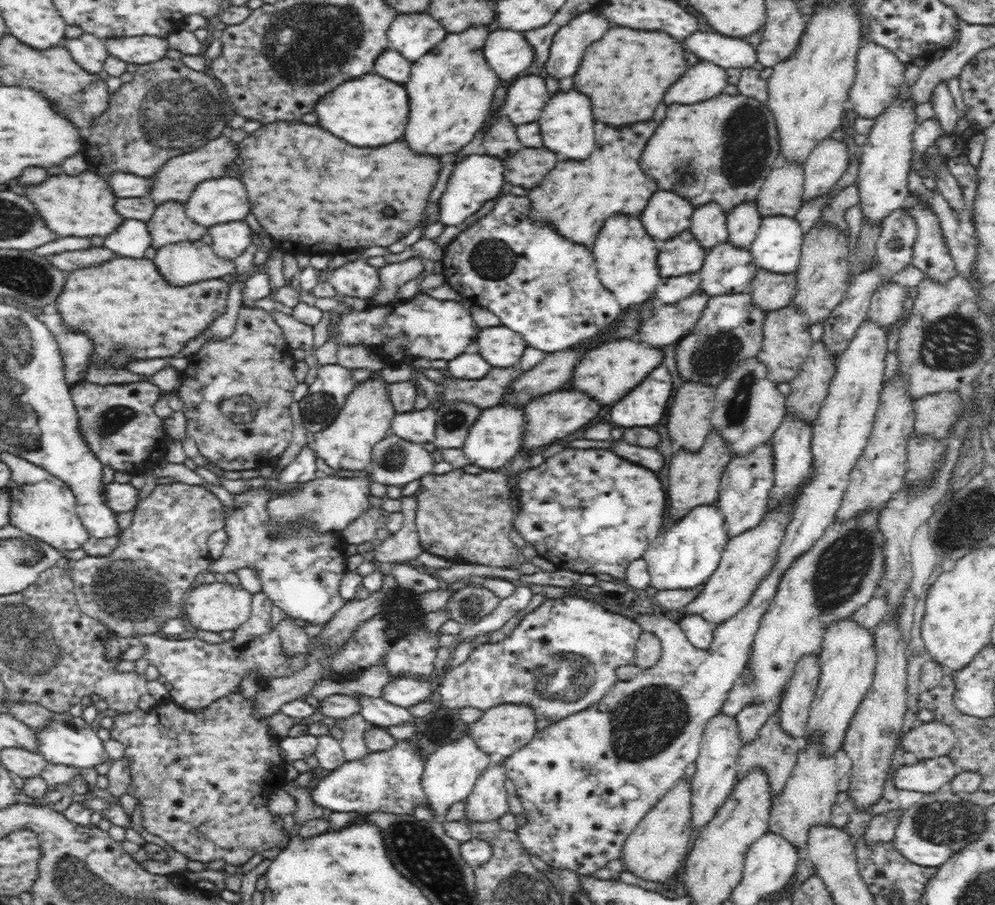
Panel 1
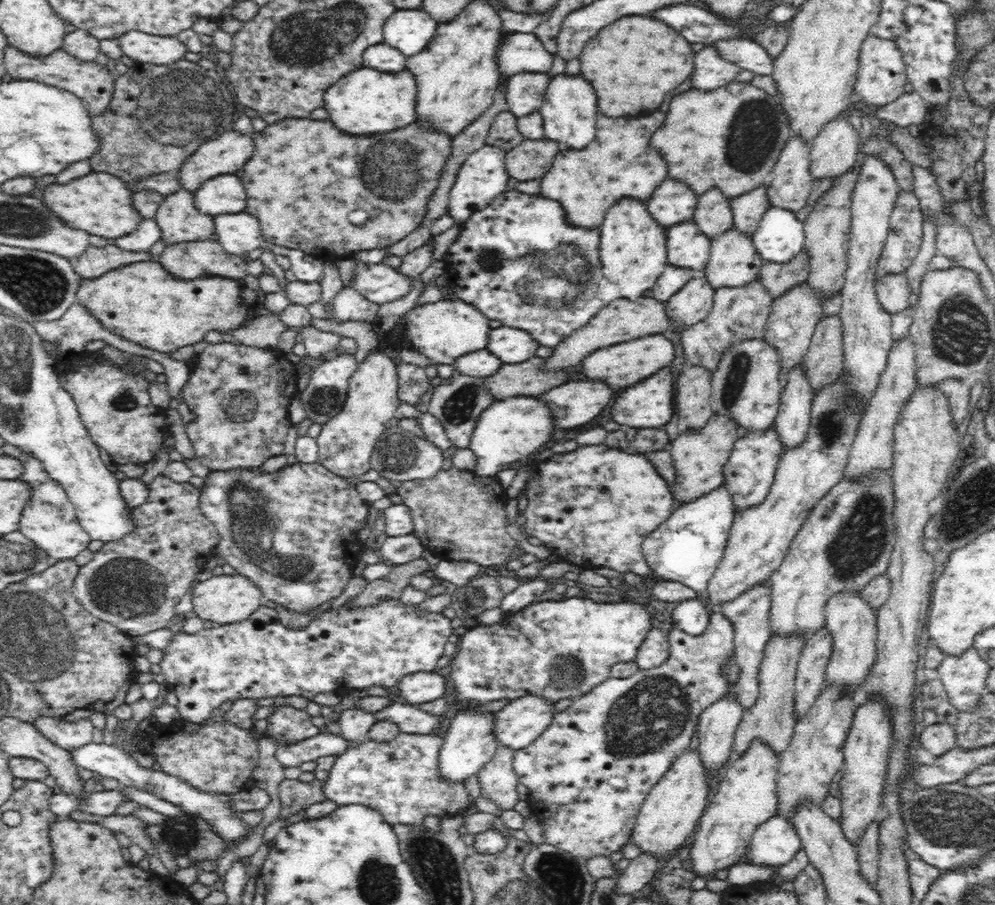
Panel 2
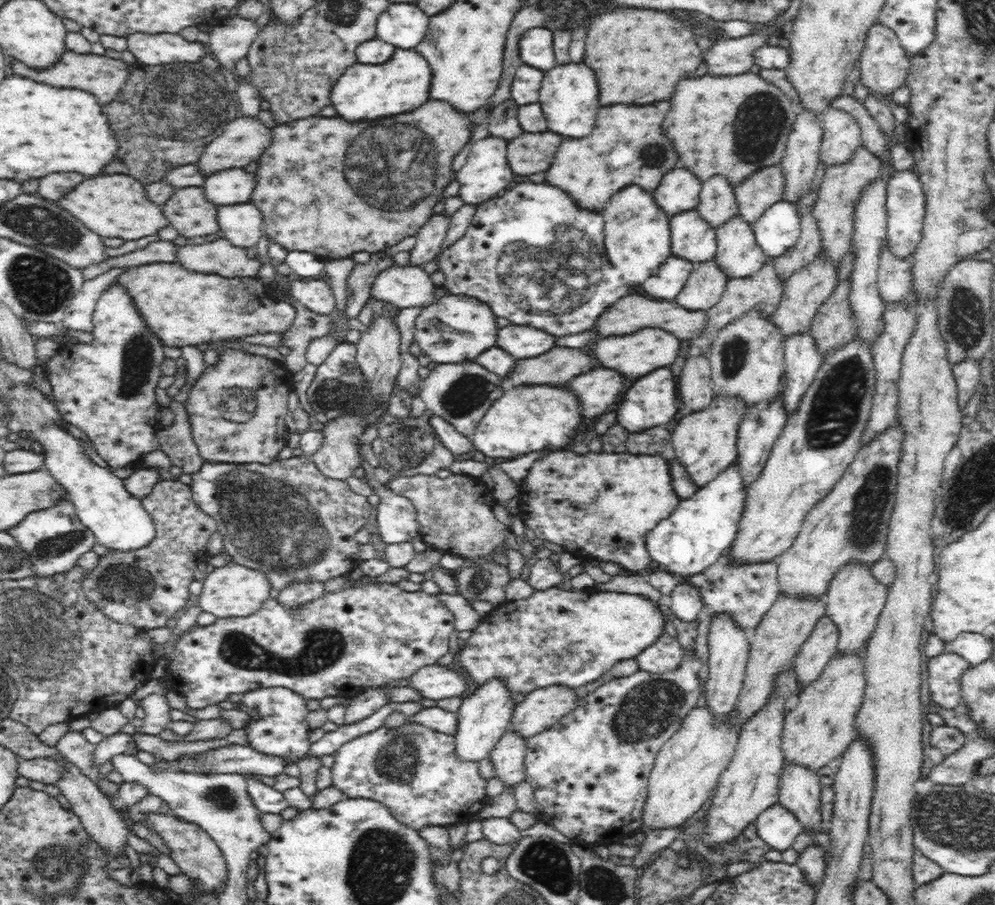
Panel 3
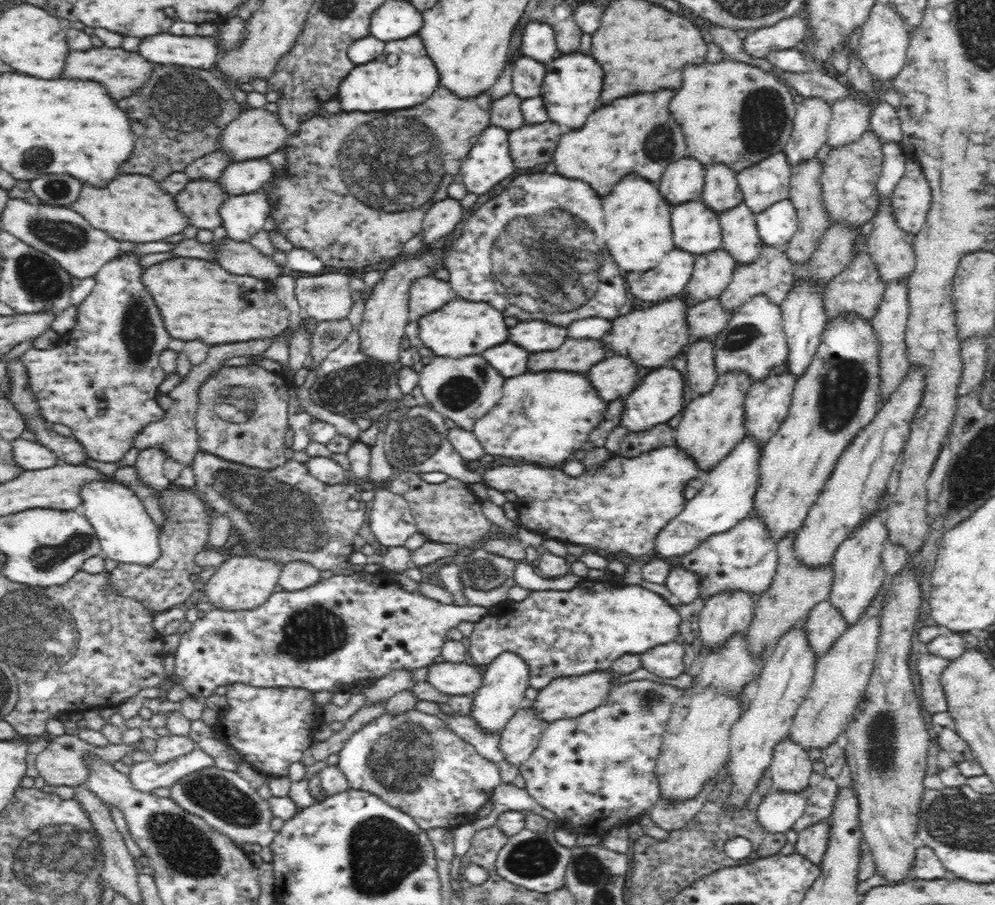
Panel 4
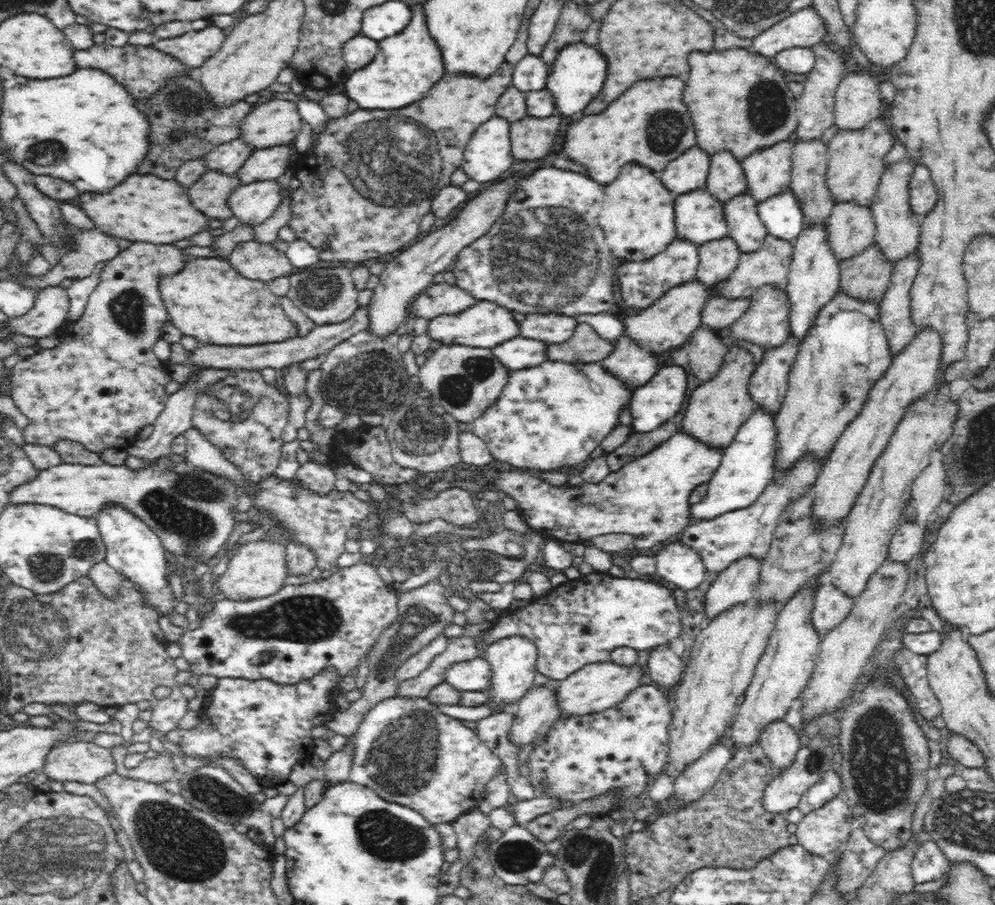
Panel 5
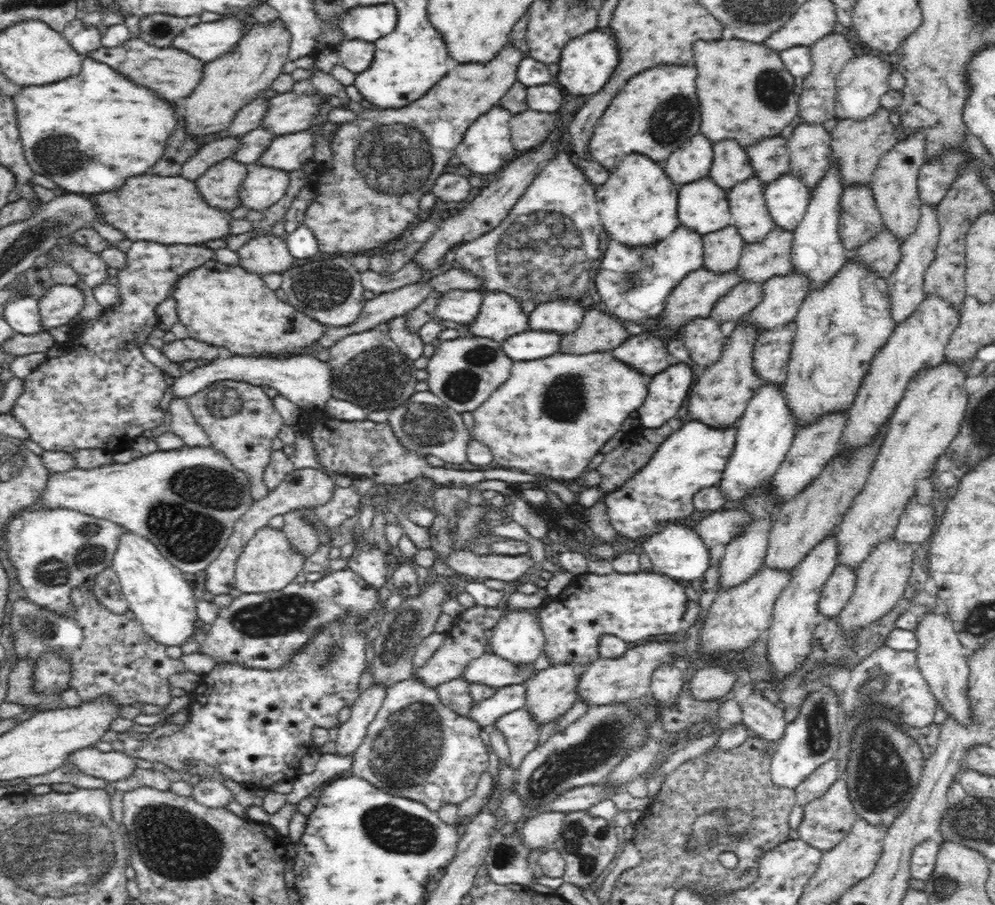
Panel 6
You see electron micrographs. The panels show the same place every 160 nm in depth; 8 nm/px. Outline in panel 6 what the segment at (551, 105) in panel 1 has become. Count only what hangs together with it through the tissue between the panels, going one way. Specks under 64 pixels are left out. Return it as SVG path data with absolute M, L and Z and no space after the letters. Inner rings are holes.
M597 27L569 41L562 50L558 62L560 73L558 82L560 82L560 86L564 86L564 90L568 90L570 94L576 94L576 96L596 94L606 86L612 76L614 68L616 68L616 60L618 60L618 47L613 33L608 27Z

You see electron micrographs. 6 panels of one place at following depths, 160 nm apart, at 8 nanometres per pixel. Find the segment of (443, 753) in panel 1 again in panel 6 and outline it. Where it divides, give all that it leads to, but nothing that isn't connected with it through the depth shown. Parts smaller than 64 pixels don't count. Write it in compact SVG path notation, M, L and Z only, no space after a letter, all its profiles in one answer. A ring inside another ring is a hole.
M501 608L501 615L489 632L489 646L502 660L509 661L515 668L527 668L545 650L545 634L537 618L539 608Z

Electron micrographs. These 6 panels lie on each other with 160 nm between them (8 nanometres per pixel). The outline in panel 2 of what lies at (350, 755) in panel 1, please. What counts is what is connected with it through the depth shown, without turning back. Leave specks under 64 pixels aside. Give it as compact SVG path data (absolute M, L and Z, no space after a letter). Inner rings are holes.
M358 707L345 709L338 718L341 730L339 734L349 740L351 744L362 744L367 741L367 732L376 721L375 712L368 712Z

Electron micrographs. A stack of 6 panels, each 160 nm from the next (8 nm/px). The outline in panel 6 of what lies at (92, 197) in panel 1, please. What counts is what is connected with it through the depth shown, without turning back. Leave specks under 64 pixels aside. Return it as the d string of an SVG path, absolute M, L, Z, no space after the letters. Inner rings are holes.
M144 174L144 176L128 178L128 182L120 190L114 190L108 194L100 193L93 197L96 198L95 204L98 204L99 212L102 212L102 216L104 216L102 220L106 220L107 224L124 232L126 238L131 241L149 240L164 245L202 245L202 242L210 242L210 240L228 236L231 220L234 219L230 215L230 211L208 206L200 198L200 192L196 190L196 182L190 178L184 178L182 175L160 178L160 176Z

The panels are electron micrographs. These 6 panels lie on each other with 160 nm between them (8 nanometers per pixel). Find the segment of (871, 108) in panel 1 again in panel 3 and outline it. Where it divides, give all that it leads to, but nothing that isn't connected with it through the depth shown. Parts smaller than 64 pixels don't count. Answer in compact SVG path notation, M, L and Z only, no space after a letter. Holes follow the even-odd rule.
M879 21L871 26L867 32L868 40L860 53L860 78L866 88L879 94L892 94L894 90L904 85L908 76L910 59L904 47L900 45L900 39L892 29L885 28Z

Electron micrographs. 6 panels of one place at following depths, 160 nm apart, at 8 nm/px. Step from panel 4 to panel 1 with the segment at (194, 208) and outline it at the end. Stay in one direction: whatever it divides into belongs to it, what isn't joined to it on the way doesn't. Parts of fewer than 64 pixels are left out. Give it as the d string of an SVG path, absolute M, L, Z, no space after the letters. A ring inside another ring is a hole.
M176 201L157 205L152 218L147 220L147 227L152 235L151 246L156 249L177 242L201 240L209 229L197 225L186 214L185 203Z

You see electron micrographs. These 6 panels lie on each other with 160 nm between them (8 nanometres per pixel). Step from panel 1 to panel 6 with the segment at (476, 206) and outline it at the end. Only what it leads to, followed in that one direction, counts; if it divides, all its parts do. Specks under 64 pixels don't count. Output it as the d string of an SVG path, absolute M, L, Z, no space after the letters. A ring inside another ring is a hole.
M500 104L492 106L487 113L476 118L464 133L463 141L456 146L456 154L462 164L466 164L476 174L498 172L508 162L514 160L514 145L511 141L510 121L513 114Z

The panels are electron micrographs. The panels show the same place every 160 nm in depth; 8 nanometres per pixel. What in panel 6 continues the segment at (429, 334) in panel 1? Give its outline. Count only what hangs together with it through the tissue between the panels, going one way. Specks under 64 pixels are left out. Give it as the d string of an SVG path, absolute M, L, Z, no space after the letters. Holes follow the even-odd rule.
M484 292L479 313L468 325L472 337L496 342L530 329L529 315L524 313L521 302L502 292Z

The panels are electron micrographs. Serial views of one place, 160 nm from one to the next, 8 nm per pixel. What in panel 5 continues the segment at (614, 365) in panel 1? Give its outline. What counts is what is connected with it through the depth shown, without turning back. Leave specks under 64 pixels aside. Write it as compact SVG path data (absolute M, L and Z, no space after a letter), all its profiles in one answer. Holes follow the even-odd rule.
M696 278L684 282L683 285L668 290L663 297L660 297L648 308L642 309L641 312L623 320L625 336L636 341L641 348L647 349L653 354L662 354L670 348L678 348L678 346L686 343L696 328L702 324L702 309L709 298L716 295L716 286L707 286Z

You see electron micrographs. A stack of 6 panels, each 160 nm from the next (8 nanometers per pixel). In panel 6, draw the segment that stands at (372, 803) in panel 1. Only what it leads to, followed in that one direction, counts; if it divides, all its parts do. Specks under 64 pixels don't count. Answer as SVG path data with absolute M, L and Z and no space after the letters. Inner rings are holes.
M413 676L412 679L400 680L400 682L396 682L396 684L392 684L387 688L387 694L385 695L383 705L373 718L373 721L368 725L366 736L364 736L362 744L356 748L353 754L351 774L371 782L374 786L384 790L384 792L388 792L388 794L411 798L413 801L418 801L426 805L430 810L437 811L442 804L448 804L449 802L450 804L459 805L460 802L464 802L467 798L470 798L474 794L480 778L483 776L484 772L488 770L489 760L488 752L486 752L486 745L484 745L480 737L480 725L470 717L462 717L452 712L452 710L448 709L440 700L439 694L434 686L430 686L416 679L416 676Z

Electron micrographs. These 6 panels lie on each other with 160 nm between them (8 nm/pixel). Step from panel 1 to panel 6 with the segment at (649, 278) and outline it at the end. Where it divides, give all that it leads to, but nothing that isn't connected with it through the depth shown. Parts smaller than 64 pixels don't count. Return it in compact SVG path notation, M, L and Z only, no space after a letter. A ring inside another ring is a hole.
M630 154L622 160L609 174L608 182L596 190L601 223L614 240L630 248L656 245L681 224L677 213L680 186L673 185L662 166L644 154Z

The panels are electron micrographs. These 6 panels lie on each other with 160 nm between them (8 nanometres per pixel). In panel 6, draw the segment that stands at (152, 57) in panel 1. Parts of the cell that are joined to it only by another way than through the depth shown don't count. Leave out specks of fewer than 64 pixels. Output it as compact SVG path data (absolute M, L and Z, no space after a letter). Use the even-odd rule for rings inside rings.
M237 13L222 16L215 21L195 22L187 25L184 32L174 38L172 46L202 62L212 62L234 50L246 25L248 23L238 19Z

